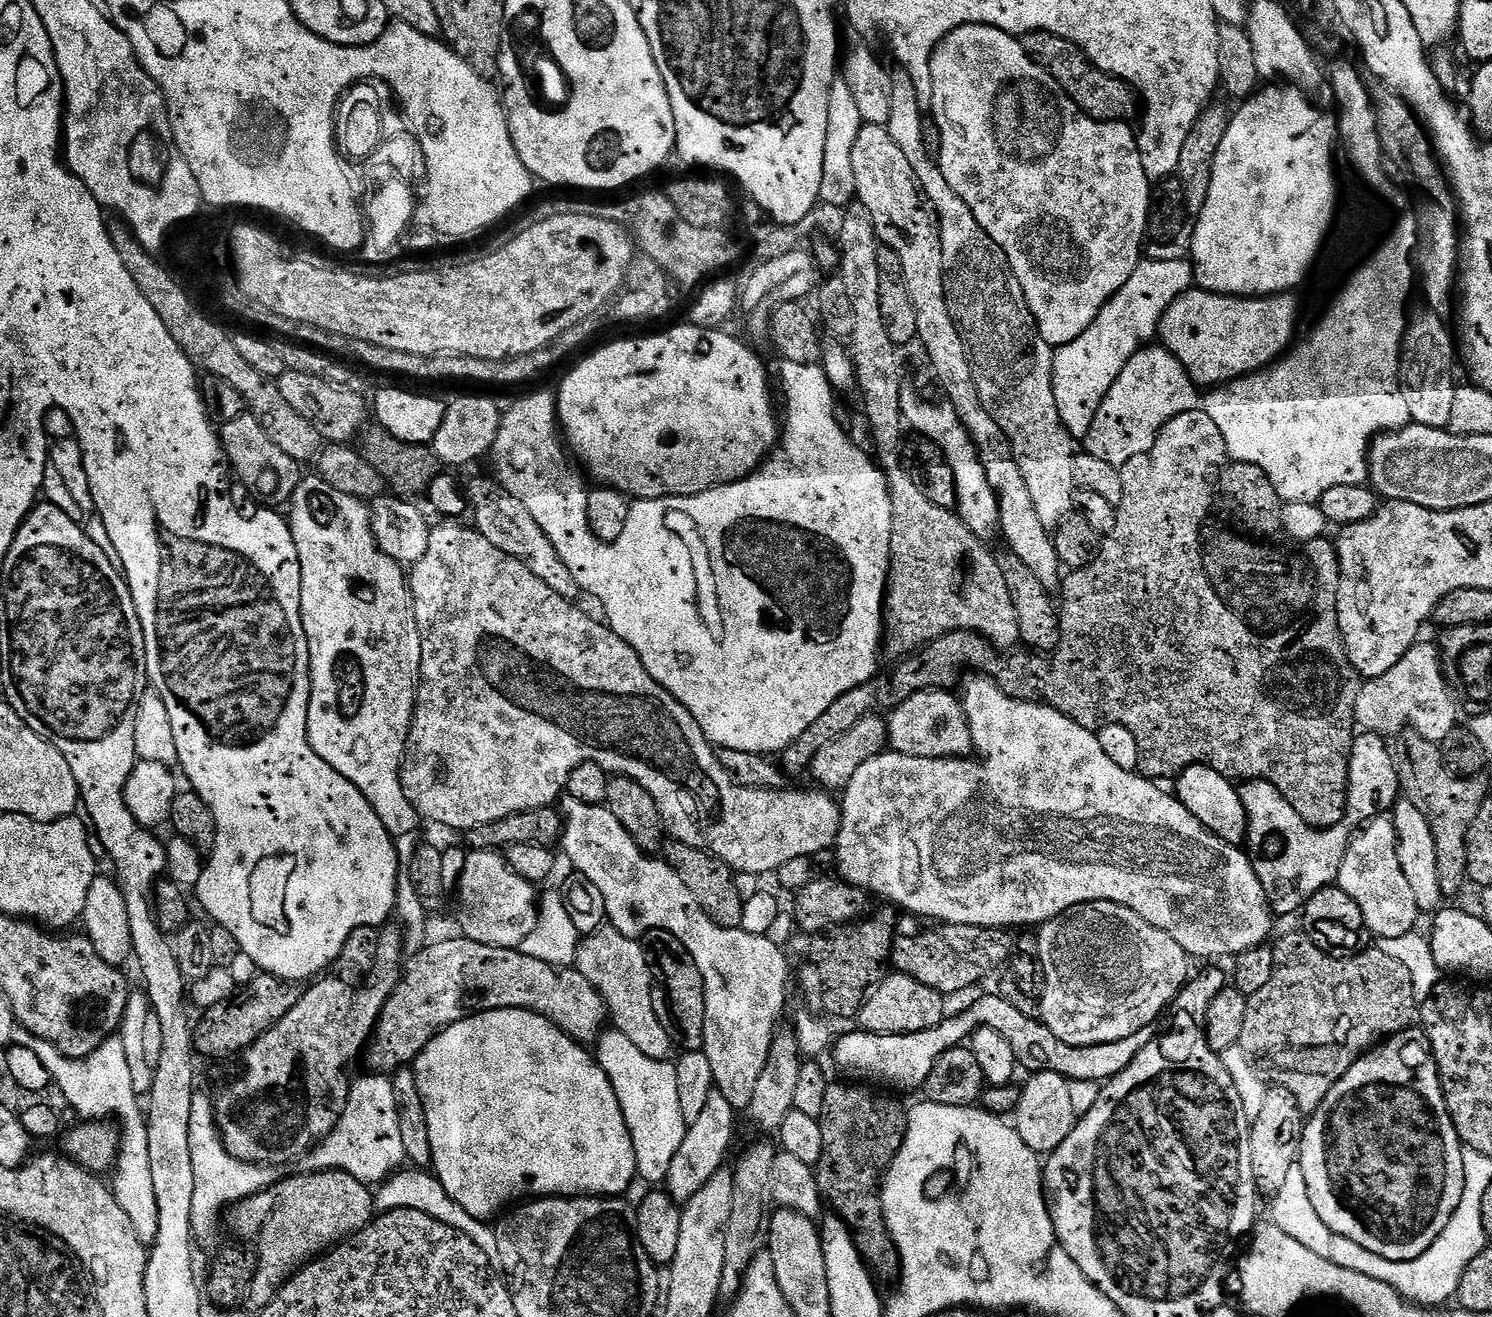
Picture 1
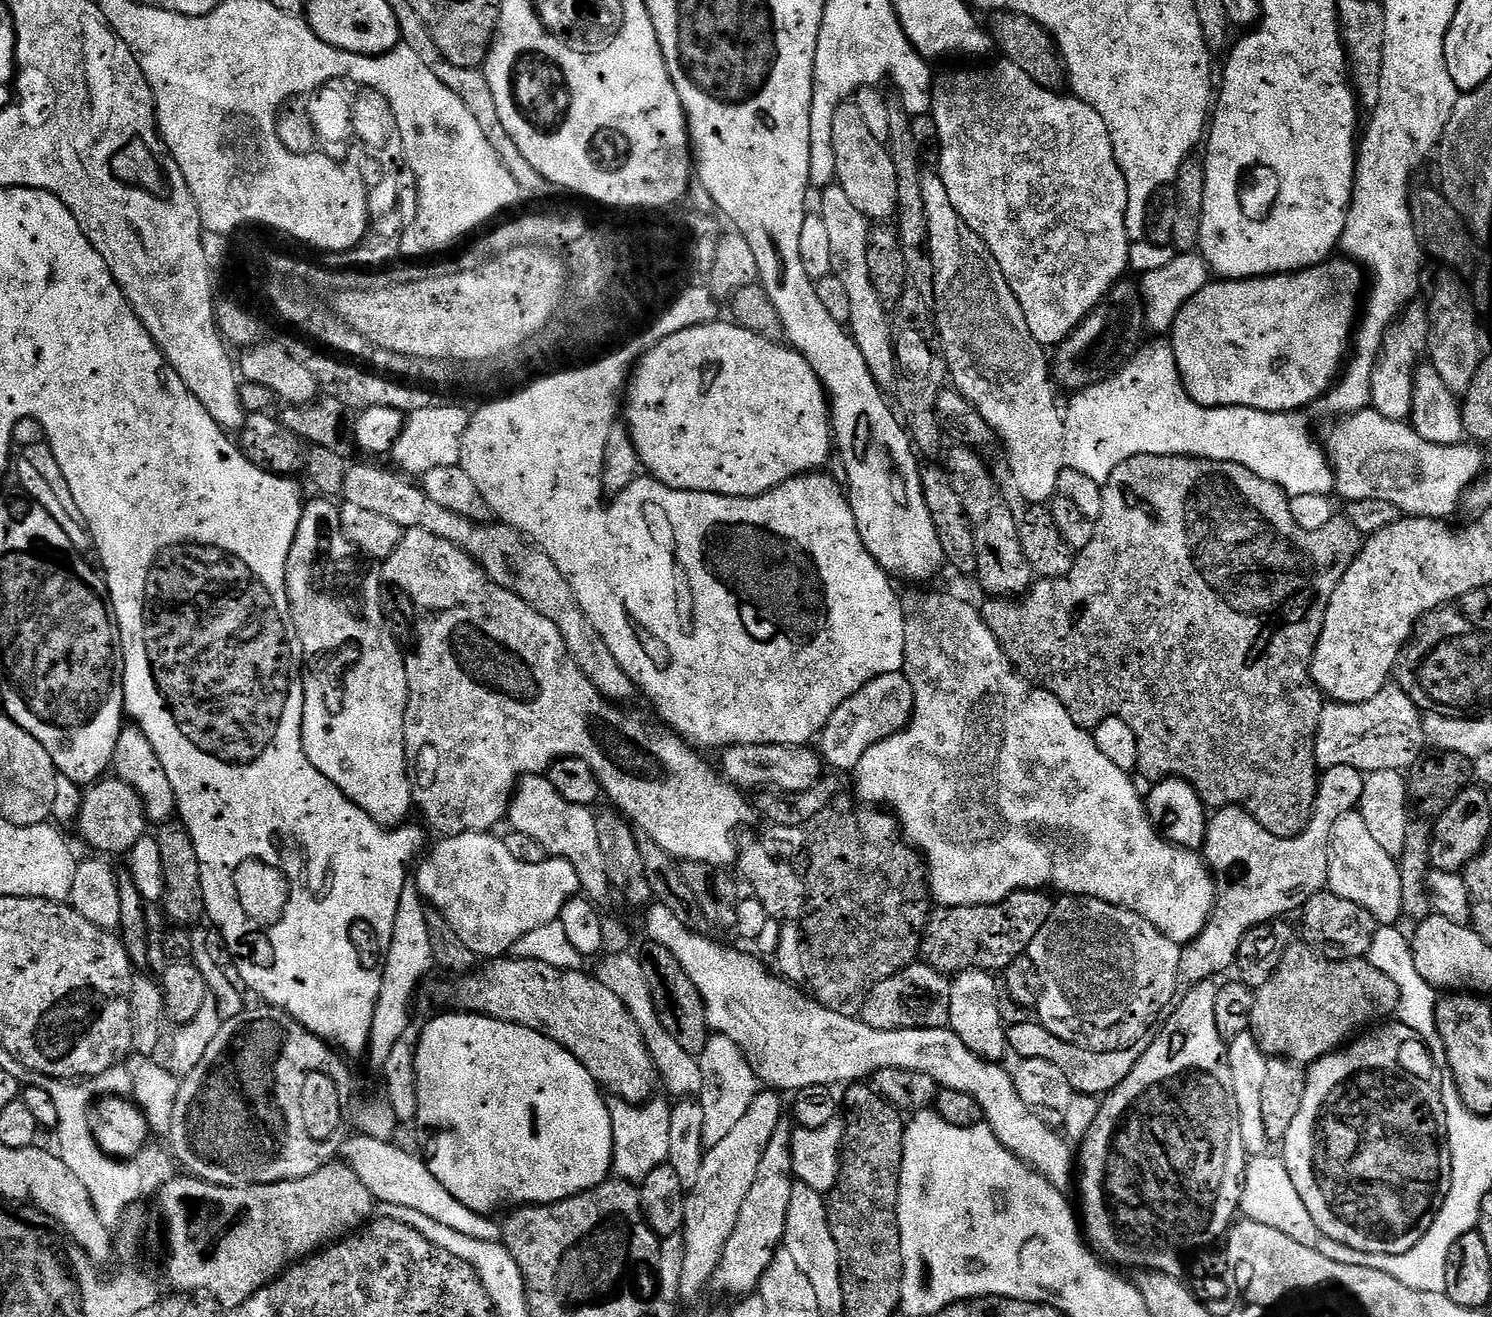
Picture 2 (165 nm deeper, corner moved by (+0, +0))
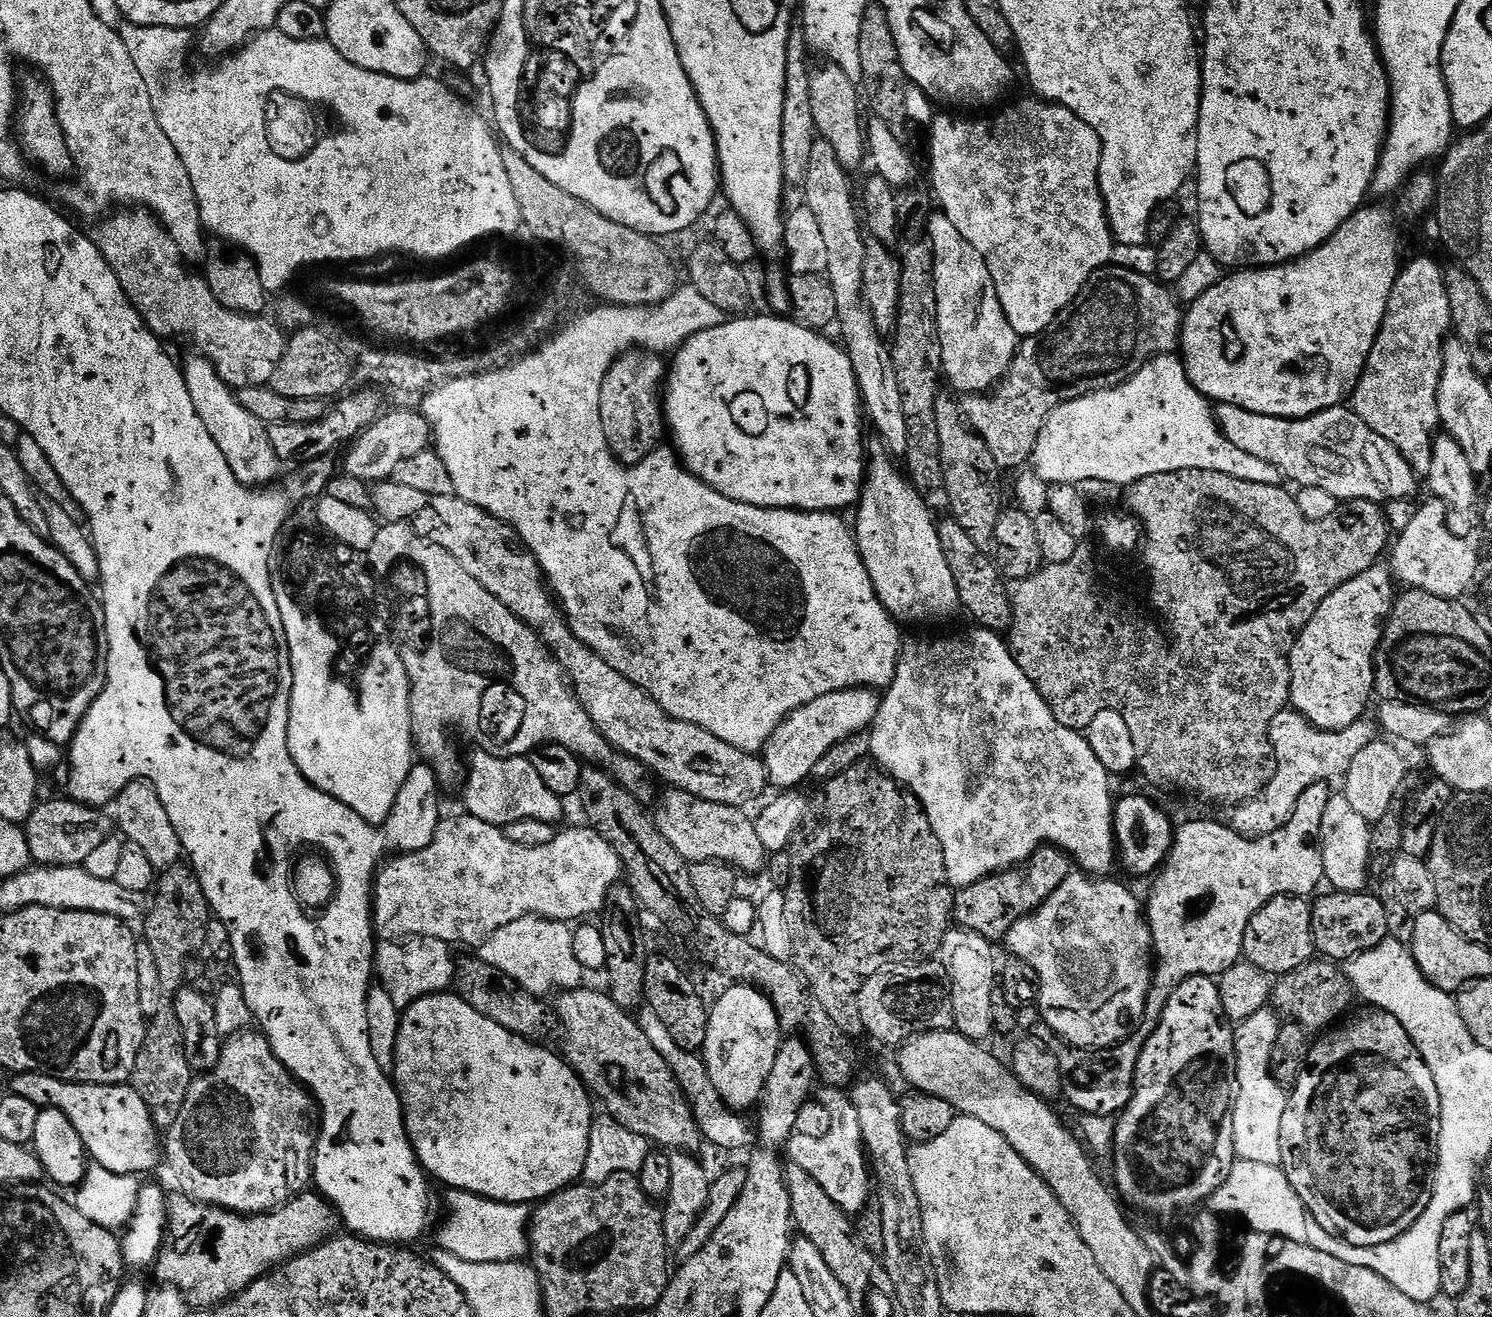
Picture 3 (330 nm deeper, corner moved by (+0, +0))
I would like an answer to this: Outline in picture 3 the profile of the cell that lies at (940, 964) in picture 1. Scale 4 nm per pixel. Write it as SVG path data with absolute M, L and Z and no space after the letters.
M1042 846L1022 866L1010 868L1007 872L1001 872L995 876L987 876L976 884L959 889L952 903L952 919L959 927L974 931L986 940L1003 941L1008 931L1014 926L1014 922L1037 912L1046 902L1046 898L1050 898L1050 894L1054 894L1054 890L1058 890L1058 886L1062 886L1062 882L1066 882L1066 878L1072 876L1073 871L1074 861L1071 856L1067 856L1061 848Z

